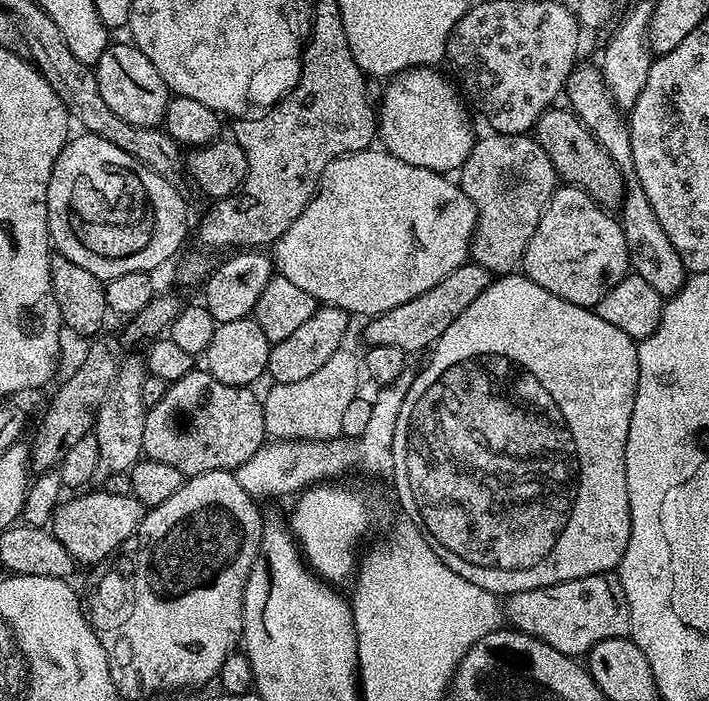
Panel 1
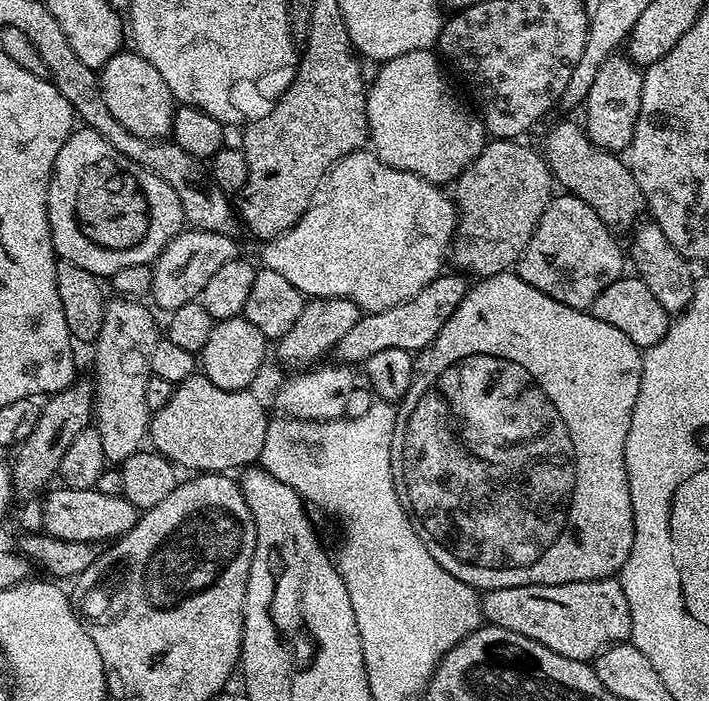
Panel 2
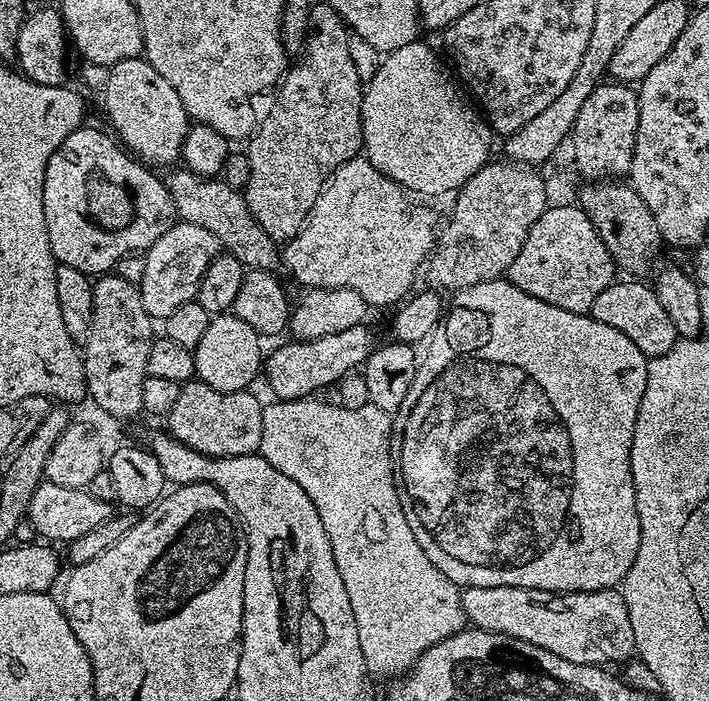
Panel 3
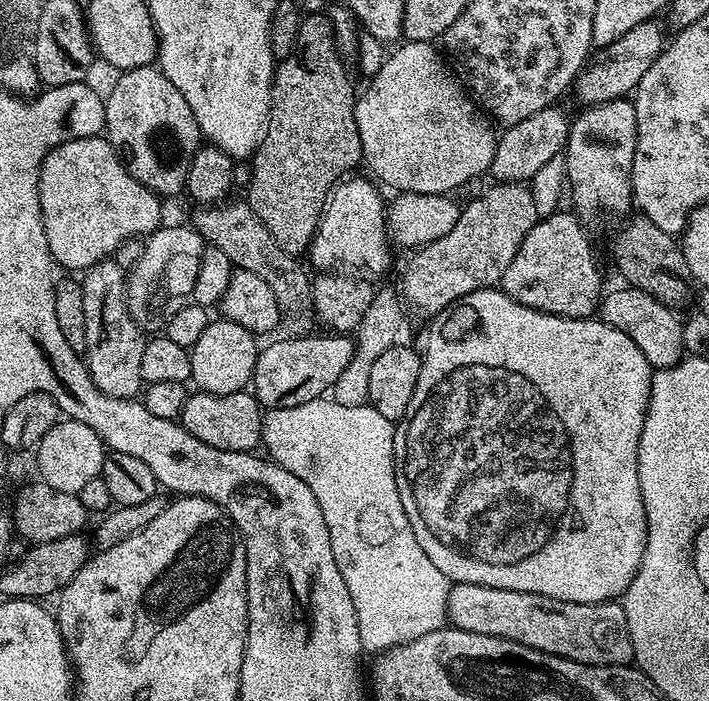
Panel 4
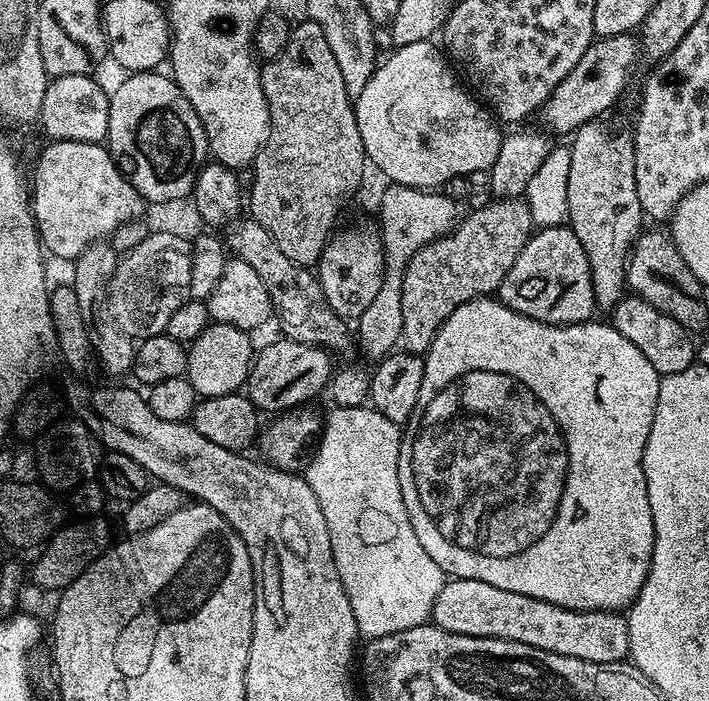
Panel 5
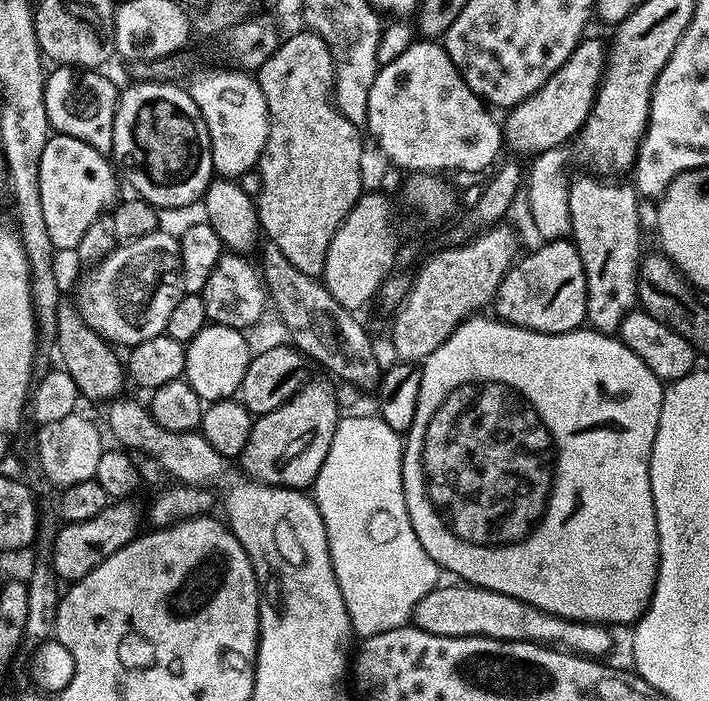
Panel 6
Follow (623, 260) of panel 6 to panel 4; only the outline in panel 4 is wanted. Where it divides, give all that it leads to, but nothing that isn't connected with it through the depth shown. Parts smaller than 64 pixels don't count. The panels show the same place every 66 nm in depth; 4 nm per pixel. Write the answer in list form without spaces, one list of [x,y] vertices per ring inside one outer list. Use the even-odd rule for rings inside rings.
[[[631,99],[604,101],[583,109],[580,117],[571,121],[568,129],[568,145],[563,150],[567,187],[572,187],[572,204],[581,217],[596,216],[599,212],[624,212],[633,207],[632,163],[636,145],[636,105]]]

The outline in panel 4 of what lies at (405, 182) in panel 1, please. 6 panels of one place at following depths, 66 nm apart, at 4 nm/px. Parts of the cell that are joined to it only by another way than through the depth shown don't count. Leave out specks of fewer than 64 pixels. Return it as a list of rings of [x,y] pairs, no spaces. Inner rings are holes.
[[[352,174],[341,180],[329,192],[328,202],[324,205],[324,212],[320,216],[320,224],[316,228],[316,233],[306,256],[307,259],[312,259],[313,265],[311,264],[311,267],[313,269],[315,269],[314,267],[320,268],[316,270],[355,270],[357,273],[367,274],[369,277],[380,276],[391,266],[393,252],[390,247],[390,237],[386,223],[386,200],[380,197],[379,190],[381,191],[381,189],[371,179],[368,179],[369,181],[363,180],[362,177],[356,175]]]

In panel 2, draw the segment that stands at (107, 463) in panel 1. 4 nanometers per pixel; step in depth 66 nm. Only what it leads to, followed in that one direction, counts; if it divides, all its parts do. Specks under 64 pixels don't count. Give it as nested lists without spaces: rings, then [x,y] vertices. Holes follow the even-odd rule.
[[[112,298],[104,305],[102,328],[94,341],[96,353],[92,356],[92,364],[96,367],[94,379],[94,426],[102,438],[102,450],[105,461],[109,465],[123,464],[130,454],[141,451],[143,442],[150,432],[150,410],[146,406],[146,382],[153,375],[150,366],[150,354],[154,354],[154,346],[162,338],[162,332],[156,329],[156,320],[152,317],[153,309],[147,303],[137,302],[132,298]]]

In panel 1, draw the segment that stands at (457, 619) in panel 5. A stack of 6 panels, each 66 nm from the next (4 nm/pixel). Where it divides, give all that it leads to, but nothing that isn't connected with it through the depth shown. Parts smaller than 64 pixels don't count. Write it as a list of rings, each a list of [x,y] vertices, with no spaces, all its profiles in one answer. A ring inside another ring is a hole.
[[[596,570],[591,576],[513,592],[502,607],[507,623],[517,632],[538,638],[573,658],[583,657],[603,639],[628,636],[632,630],[626,594],[619,575],[612,570]]]

